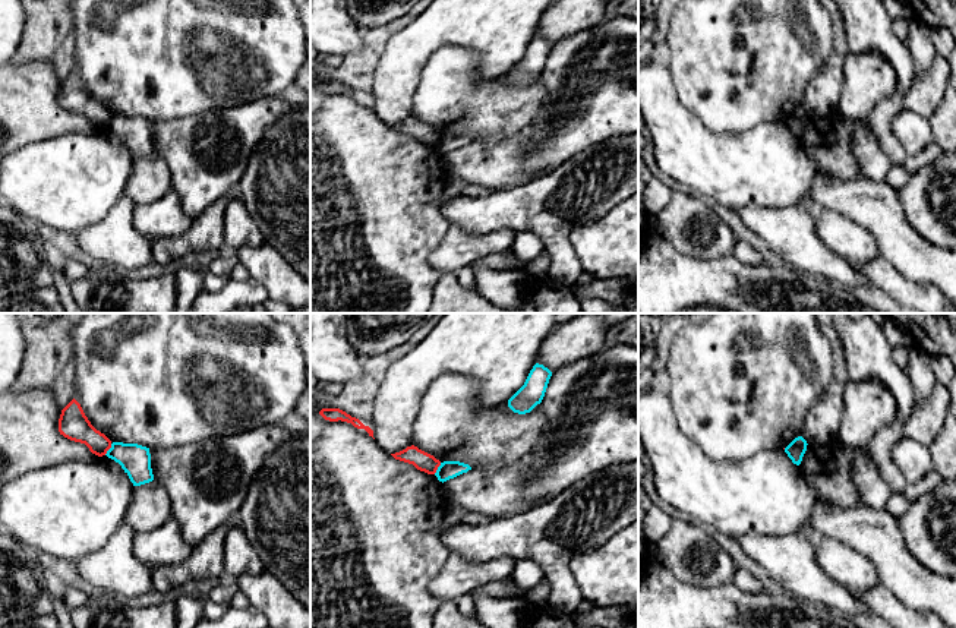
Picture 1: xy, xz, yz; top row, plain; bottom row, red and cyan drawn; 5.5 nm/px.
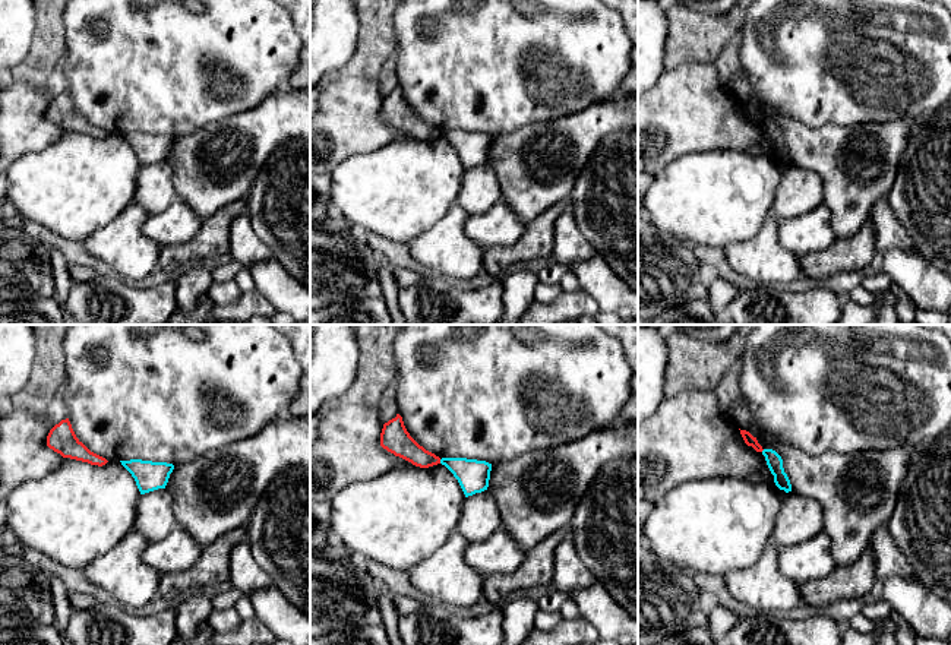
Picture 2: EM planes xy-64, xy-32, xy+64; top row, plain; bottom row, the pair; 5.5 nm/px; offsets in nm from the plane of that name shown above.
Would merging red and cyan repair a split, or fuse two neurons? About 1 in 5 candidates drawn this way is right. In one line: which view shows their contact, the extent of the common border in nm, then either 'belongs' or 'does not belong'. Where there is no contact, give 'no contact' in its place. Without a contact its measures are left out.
xy | 80 nm | does not belong

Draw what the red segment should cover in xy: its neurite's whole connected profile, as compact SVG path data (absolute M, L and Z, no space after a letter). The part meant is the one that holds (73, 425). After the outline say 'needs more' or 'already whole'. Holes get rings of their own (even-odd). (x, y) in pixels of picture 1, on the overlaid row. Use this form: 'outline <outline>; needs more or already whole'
outline M75 398L61 410L59 432L70 441L85 444L98 457L111 448L111 441L91 425Z; already whole

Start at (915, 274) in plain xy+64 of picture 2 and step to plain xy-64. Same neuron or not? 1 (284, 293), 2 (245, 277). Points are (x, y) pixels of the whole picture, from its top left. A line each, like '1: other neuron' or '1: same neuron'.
1: same neuron
2: other neuron

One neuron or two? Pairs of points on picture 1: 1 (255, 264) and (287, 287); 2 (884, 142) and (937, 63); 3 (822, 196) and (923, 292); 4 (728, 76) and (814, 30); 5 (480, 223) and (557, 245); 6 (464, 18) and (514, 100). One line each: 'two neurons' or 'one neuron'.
1: one neuron
2: one neuron
3: two neurons
4: one neuron
5: one neuron
6: two neurons

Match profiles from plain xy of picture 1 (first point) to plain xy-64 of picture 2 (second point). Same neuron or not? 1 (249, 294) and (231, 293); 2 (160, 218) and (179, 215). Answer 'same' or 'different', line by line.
1: different
2: same

